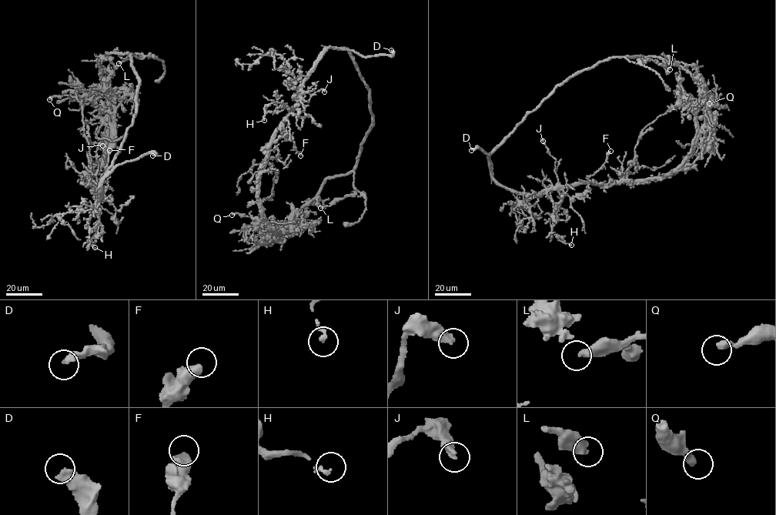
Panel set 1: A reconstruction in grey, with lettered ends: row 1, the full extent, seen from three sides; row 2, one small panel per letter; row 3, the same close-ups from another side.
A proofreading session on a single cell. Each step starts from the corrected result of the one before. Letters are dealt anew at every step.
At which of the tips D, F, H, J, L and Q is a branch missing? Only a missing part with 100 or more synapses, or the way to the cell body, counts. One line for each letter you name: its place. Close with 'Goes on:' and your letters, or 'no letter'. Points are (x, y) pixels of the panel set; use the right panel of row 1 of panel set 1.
D: Place: (471, 150)
Goes on: D

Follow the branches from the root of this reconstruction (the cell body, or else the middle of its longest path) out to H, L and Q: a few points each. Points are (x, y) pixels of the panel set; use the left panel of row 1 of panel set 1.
H: (87, 183), (86, 185), (93, 186), (98, 194), (98, 222), (88, 244), (95, 247)
L: (87, 183), (105, 160), (112, 127), (108, 96), (99, 62), (106, 52), (145, 57), (133, 54), (118, 63)
Q: (87, 183), (105, 160), (112, 132), (108, 112), (98, 100), (84, 95), (55, 95), (49, 99)

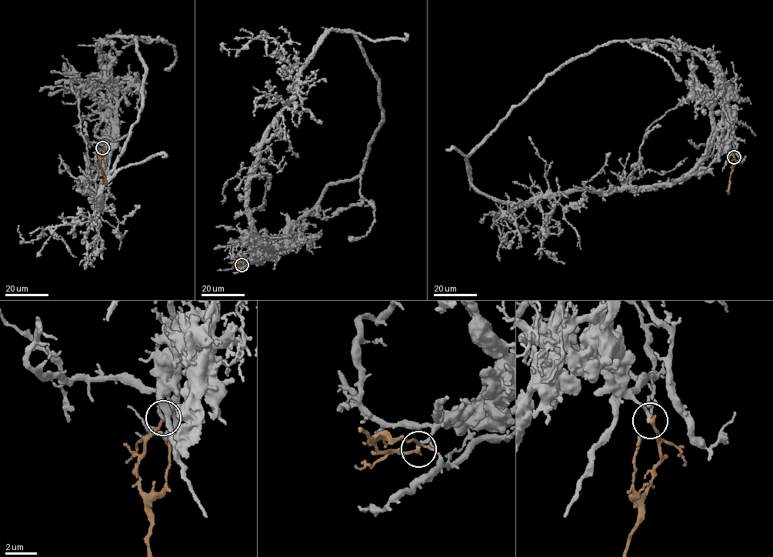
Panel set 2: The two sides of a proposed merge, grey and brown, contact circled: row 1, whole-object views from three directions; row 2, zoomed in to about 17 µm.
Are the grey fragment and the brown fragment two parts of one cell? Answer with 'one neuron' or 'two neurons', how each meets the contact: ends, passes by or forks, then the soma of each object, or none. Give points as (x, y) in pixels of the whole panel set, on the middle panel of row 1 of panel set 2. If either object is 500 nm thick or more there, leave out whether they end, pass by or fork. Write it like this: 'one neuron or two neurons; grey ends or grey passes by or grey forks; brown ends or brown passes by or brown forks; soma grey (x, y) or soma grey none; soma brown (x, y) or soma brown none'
one neuron; grey ends; brown passes by; soma grey none; soma brown none

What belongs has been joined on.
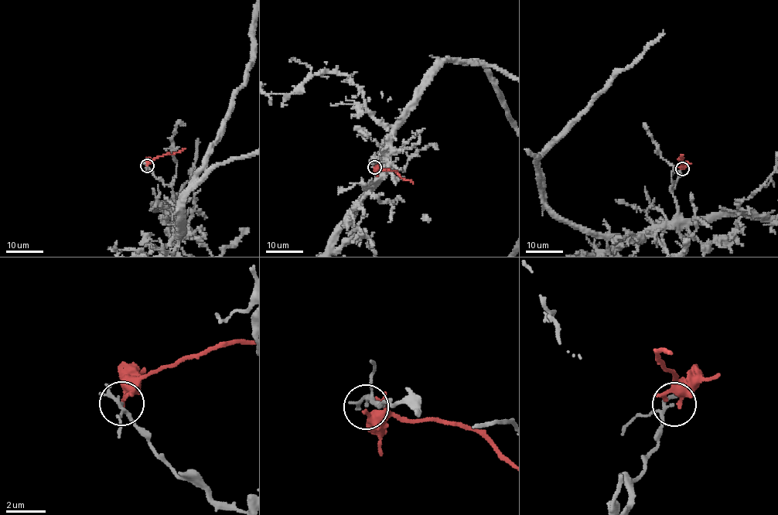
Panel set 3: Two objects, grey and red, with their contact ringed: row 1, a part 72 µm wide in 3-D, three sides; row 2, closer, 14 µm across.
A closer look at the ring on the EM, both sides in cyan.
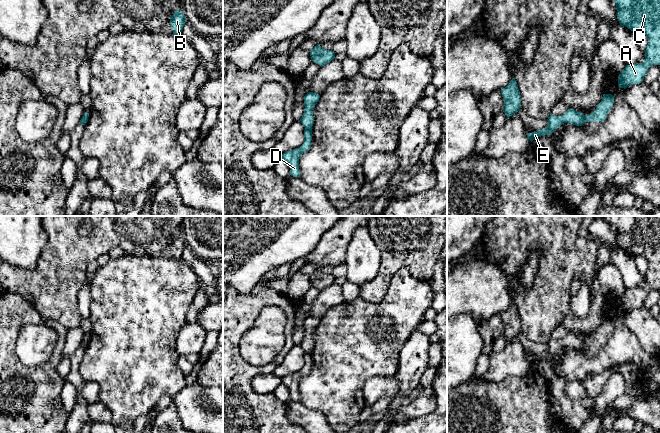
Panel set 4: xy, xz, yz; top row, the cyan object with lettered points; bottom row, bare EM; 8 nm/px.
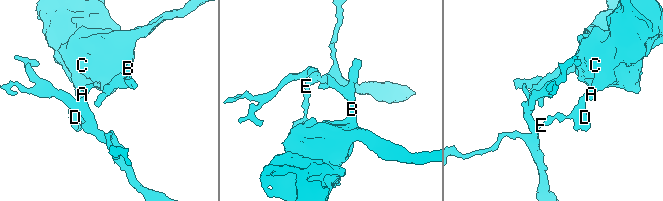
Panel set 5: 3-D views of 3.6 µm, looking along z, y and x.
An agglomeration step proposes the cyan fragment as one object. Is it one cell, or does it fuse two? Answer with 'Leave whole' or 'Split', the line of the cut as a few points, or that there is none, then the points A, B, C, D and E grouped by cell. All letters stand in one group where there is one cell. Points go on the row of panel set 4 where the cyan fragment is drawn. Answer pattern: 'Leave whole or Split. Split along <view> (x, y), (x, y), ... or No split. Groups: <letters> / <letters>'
Split. Split along yz (582, 115), (583, 122). Groups: A B C D / E

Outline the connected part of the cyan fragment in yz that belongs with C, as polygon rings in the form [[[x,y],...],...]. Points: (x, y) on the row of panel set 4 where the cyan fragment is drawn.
[[[612,0],[616,3],[617,19],[634,33],[643,32],[648,38],[643,63],[626,65],[619,74],[618,86],[626,89],[629,85],[641,83],[653,65],[660,65],[660,0]]]

